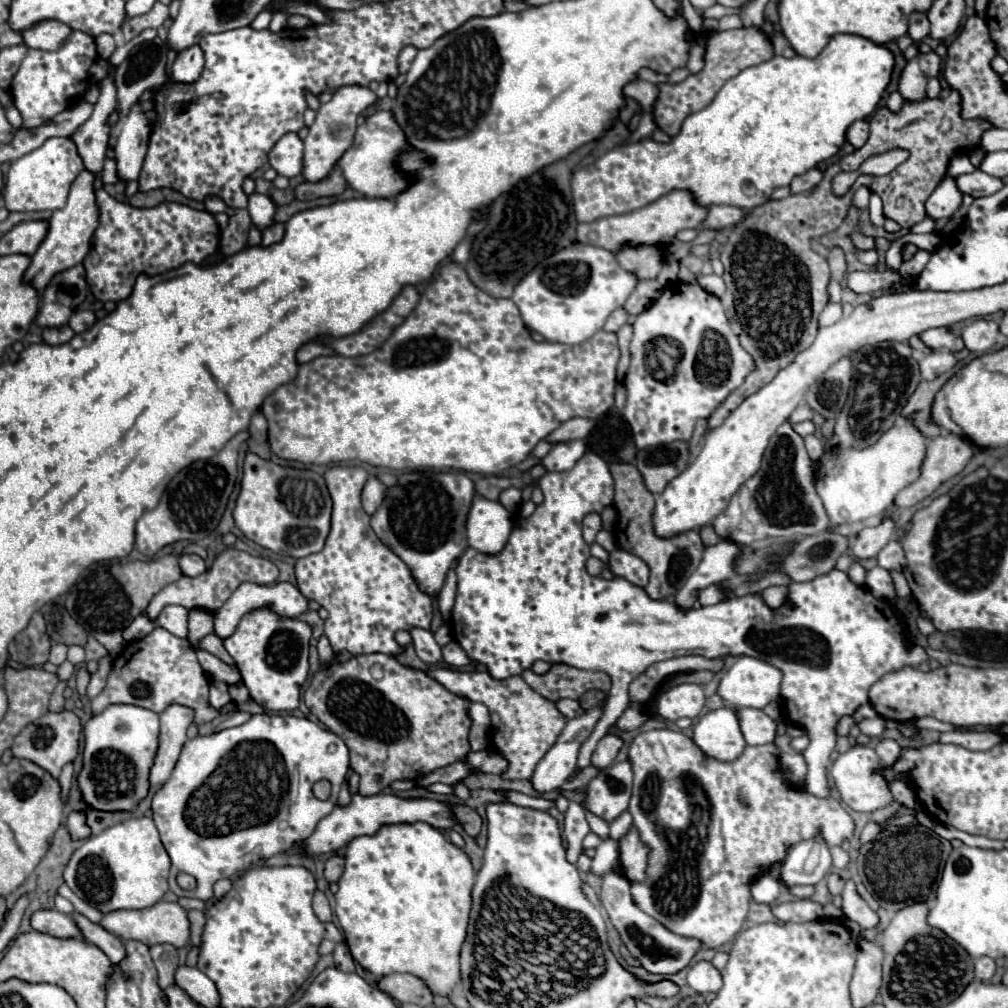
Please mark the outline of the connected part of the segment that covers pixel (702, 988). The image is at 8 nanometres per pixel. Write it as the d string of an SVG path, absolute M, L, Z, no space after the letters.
M697 962L687 972L687 984L697 994L719 992L719 988L721 988L721 974L719 974L719 970L711 962Z

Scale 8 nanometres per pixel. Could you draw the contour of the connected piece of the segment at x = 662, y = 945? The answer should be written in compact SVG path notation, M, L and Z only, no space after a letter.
M613 872L613 874L605 874L603 876L603 888L601 888L601 904L609 914L611 924L615 926L619 938L623 940L623 944L627 946L627 950L631 952L633 958L639 960L639 964L651 972L651 974L661 974L661 976L671 976L681 972L683 968L687 968L687 964L693 960L693 956L701 950L701 940L697 938L687 938L687 936L679 936L671 930L667 930L661 922L657 922L655 918L651 918L649 914L645 914L643 910L639 910L633 900L631 900L631 890L629 890L629 882Z

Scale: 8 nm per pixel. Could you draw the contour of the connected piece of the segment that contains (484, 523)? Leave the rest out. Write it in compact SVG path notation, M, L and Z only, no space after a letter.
M475 494L467 518L467 540L471 548L485 554L501 552L511 528L513 516L501 502Z

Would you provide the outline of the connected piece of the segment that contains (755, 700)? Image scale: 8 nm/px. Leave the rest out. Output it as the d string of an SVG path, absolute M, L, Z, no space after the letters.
M739 656L739 660L721 678L717 694L727 704L737 706L737 708L765 708L767 702L775 702L779 698L781 678L783 678L781 670L767 664L765 660L759 660L753 656Z

